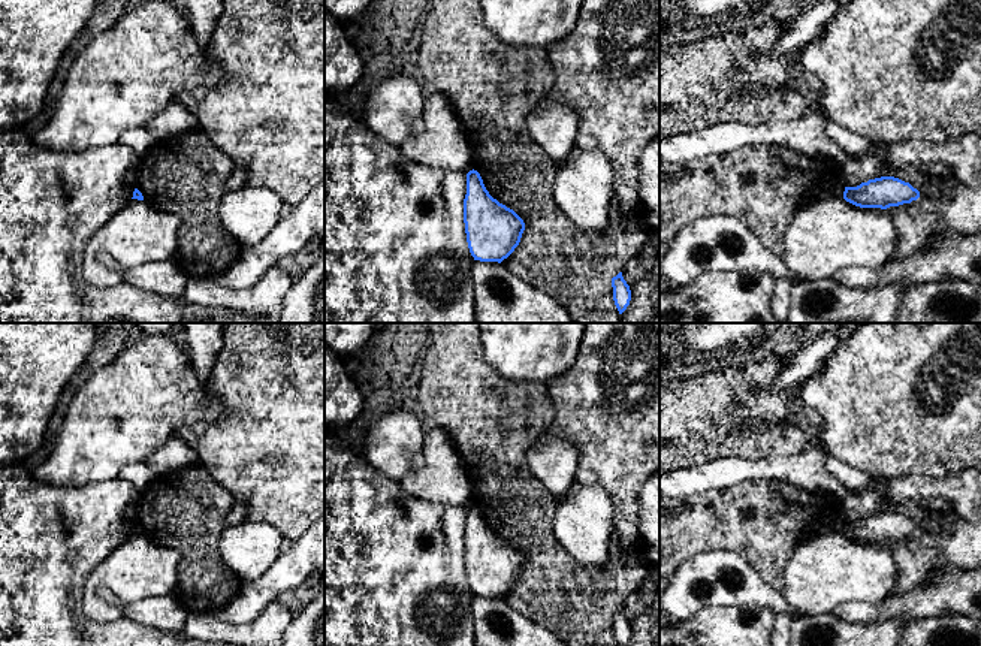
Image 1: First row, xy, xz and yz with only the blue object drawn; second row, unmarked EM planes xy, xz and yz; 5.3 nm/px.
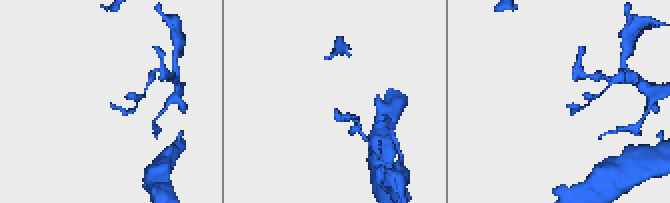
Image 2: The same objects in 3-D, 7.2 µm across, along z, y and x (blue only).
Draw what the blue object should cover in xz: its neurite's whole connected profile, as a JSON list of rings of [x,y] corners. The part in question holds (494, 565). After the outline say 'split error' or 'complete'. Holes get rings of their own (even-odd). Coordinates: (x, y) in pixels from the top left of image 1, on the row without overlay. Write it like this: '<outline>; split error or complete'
[[[474,504],[467,508],[464,558],[470,588],[480,597],[501,598],[519,580],[525,565],[523,555],[489,529]]]; complete

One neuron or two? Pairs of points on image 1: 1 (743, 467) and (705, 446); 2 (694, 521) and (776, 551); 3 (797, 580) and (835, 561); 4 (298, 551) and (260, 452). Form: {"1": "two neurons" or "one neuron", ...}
{"1": "two neurons", "2": "one neuron", "3": "one neuron", "4": "two neurons"}

